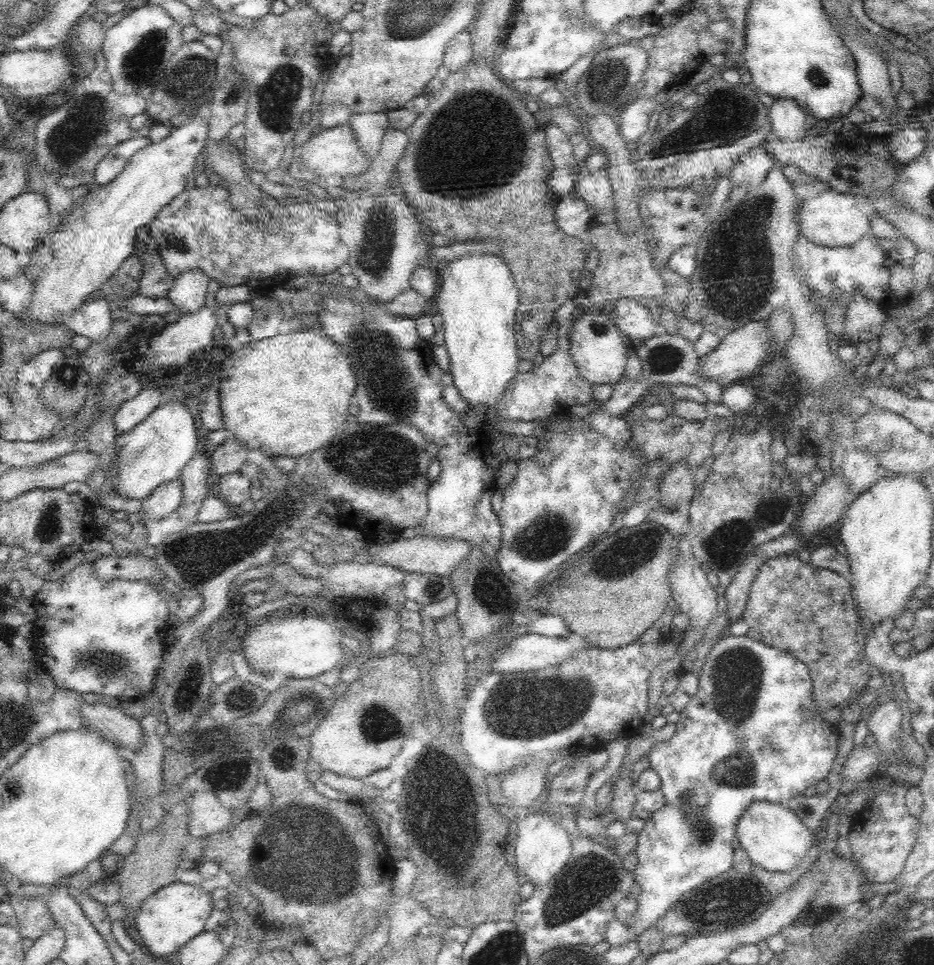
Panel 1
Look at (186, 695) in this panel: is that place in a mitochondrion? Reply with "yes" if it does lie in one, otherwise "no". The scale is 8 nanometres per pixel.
yes

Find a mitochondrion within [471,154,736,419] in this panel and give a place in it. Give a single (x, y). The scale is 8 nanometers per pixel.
(664, 359)

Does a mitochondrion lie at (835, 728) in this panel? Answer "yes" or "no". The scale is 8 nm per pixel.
no

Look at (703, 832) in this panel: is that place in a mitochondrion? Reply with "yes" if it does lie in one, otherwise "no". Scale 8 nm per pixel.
yes

